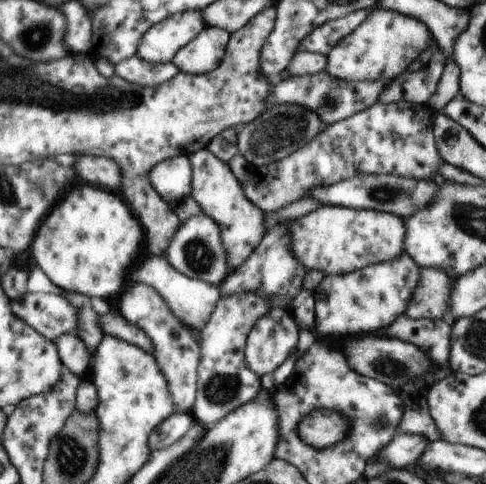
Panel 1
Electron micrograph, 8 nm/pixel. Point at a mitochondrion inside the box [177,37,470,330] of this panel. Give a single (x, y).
(286, 129)

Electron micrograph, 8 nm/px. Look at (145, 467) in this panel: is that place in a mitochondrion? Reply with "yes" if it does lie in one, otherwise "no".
no

